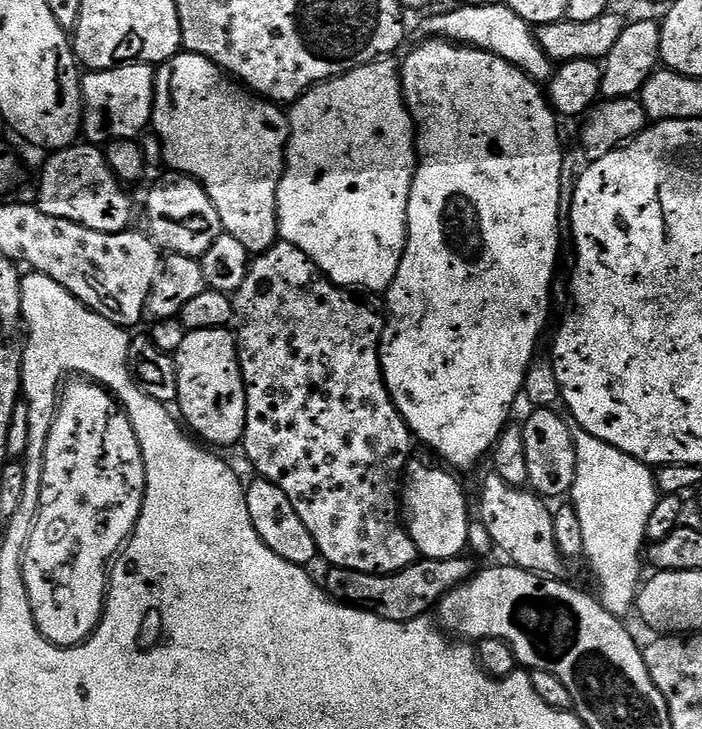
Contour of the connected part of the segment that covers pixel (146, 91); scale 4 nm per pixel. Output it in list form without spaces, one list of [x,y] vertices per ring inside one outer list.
[[[120,64],[110,70],[88,72],[80,82],[84,100],[82,136],[87,143],[107,146],[114,140],[136,140],[152,122],[156,97],[156,68],[150,64]]]

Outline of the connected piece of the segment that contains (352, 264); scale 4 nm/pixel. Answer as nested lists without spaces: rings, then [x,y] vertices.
[[[392,58],[375,60],[366,66],[358,66],[333,80],[324,80],[309,88],[299,100],[291,105],[288,118],[288,150],[284,153],[284,173],[278,186],[278,230],[279,239],[293,244],[316,263],[322,275],[340,288],[363,290],[368,294],[383,293],[392,284],[394,274],[402,262],[402,254],[408,241],[408,203],[414,182],[418,153],[416,151],[416,129],[408,105],[404,102],[404,87],[400,84],[400,70]]]

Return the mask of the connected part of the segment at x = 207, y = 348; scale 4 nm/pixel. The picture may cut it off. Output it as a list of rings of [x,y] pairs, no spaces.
[[[228,328],[185,331],[182,346],[178,346],[174,355],[176,357],[176,369],[178,370],[176,404],[178,409],[180,408],[181,413],[179,412],[179,415],[182,417],[183,423],[205,445],[215,446],[217,449],[224,448],[227,444],[239,445],[243,441],[246,430],[246,390],[240,369],[240,354],[236,347],[235,335]]]

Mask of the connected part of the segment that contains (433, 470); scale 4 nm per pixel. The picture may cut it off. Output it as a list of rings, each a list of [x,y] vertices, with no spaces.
[[[413,458],[402,473],[402,519],[417,553],[426,560],[454,558],[469,547],[468,496],[456,477],[459,475],[436,464],[423,464]]]

